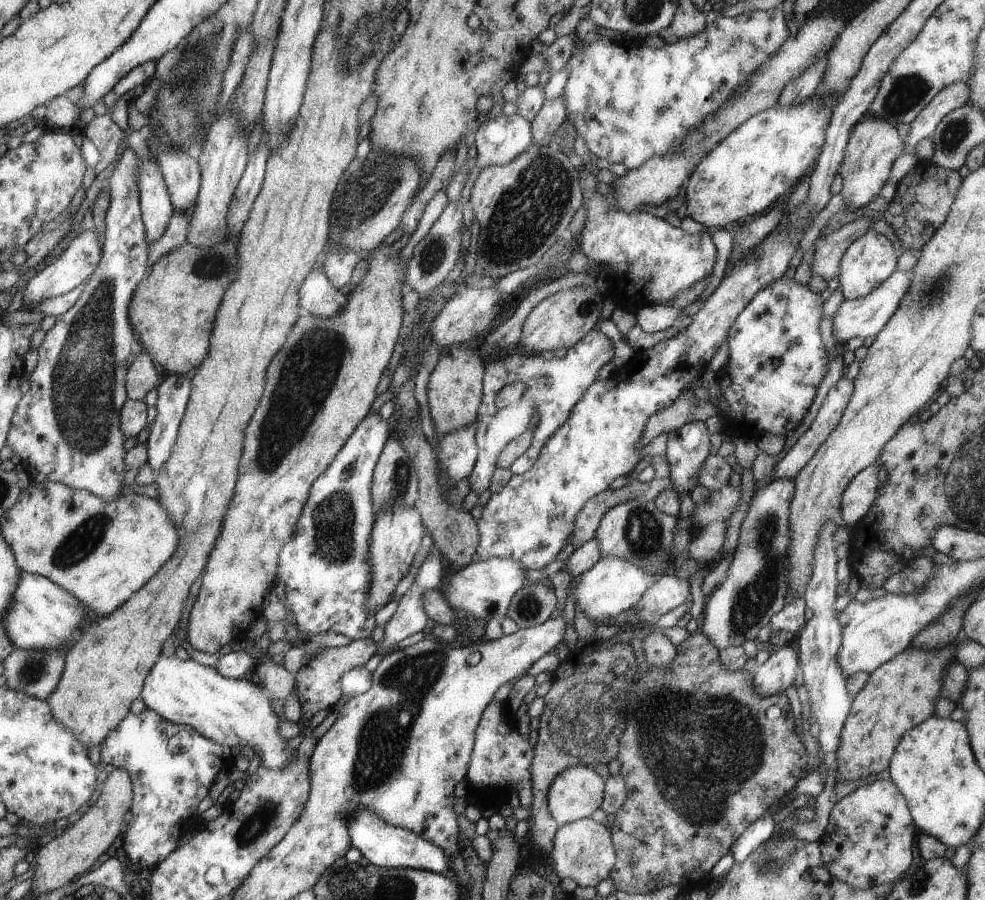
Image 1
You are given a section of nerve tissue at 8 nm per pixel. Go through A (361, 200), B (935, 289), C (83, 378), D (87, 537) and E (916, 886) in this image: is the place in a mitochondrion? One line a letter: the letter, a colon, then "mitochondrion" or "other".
A: mitochondrion
B: mitochondrion
C: mitochondrion
D: mitochondrion
E: mitochondrion

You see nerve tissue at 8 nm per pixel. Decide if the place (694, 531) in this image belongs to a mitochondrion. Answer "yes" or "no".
yes

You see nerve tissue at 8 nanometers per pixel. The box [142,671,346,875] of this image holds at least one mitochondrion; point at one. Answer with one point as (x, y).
(254, 825)

